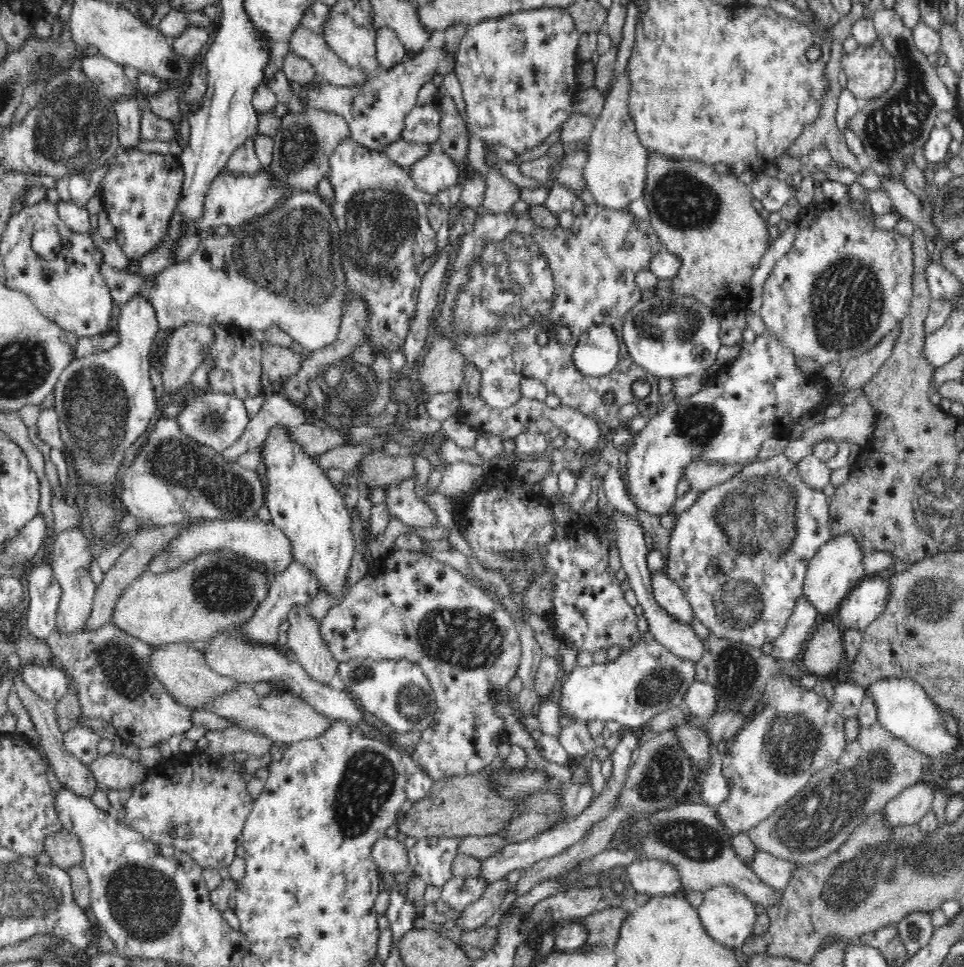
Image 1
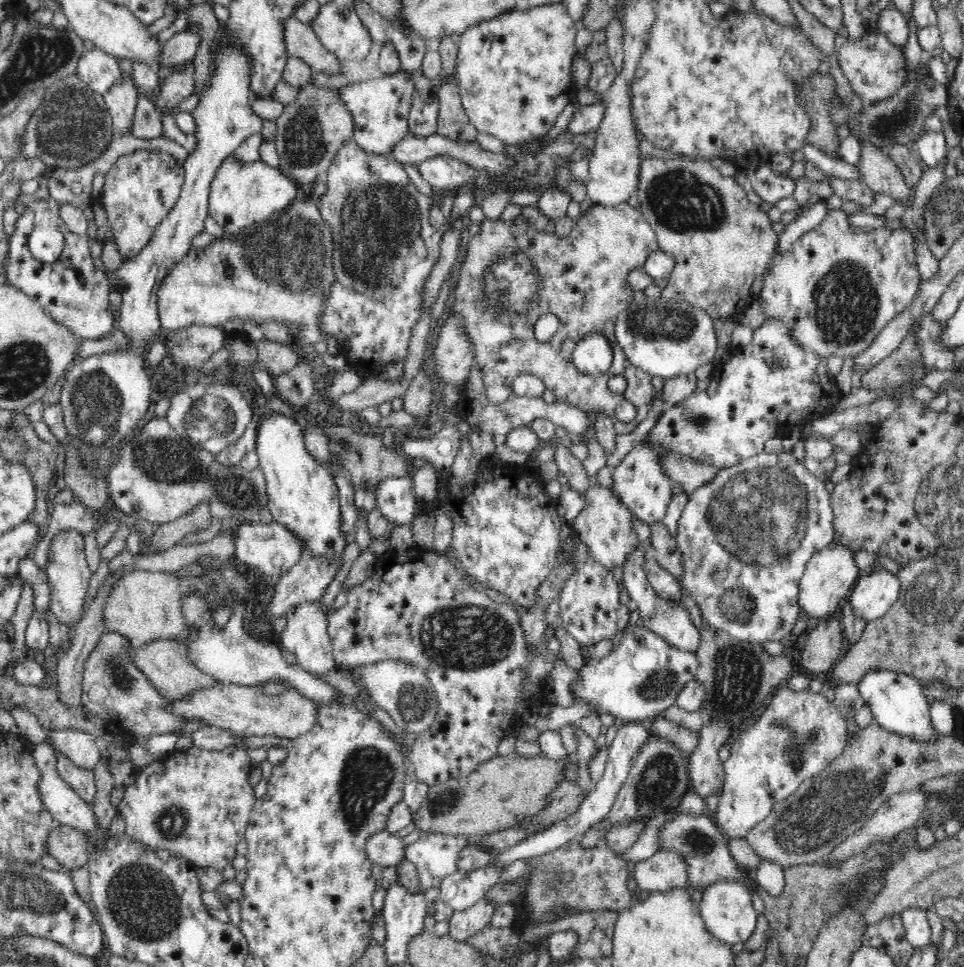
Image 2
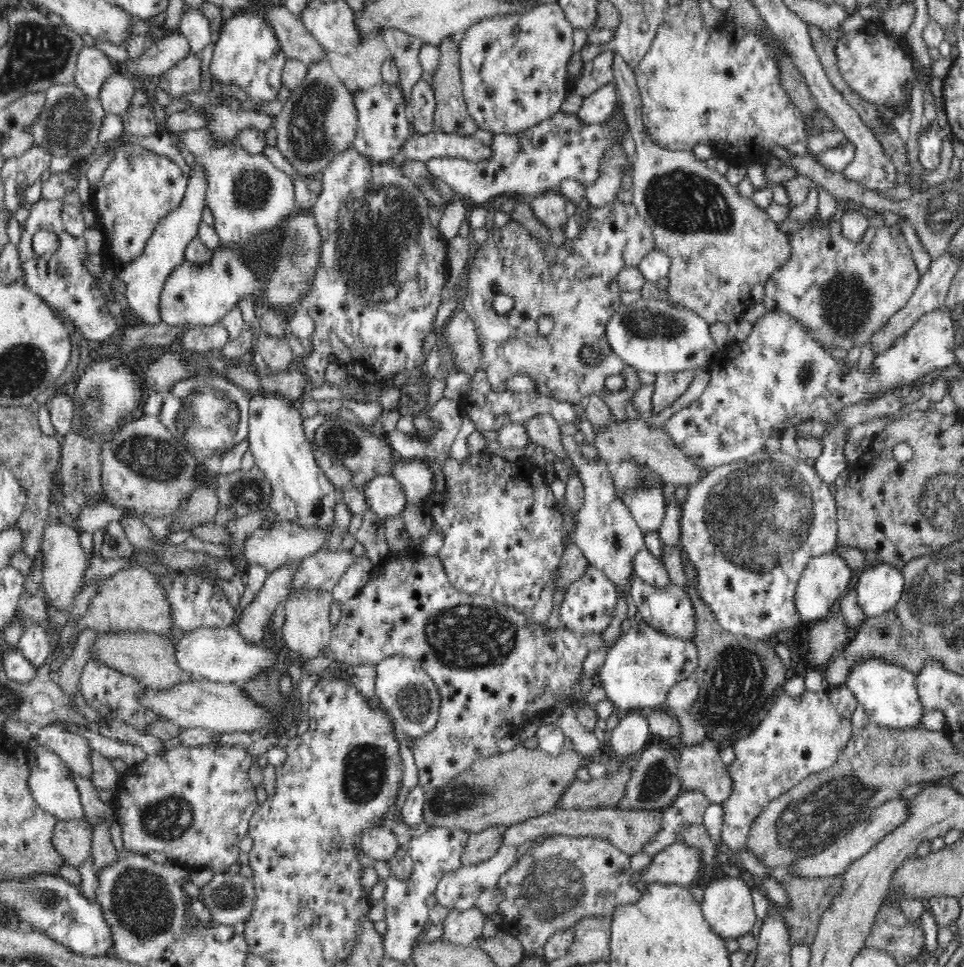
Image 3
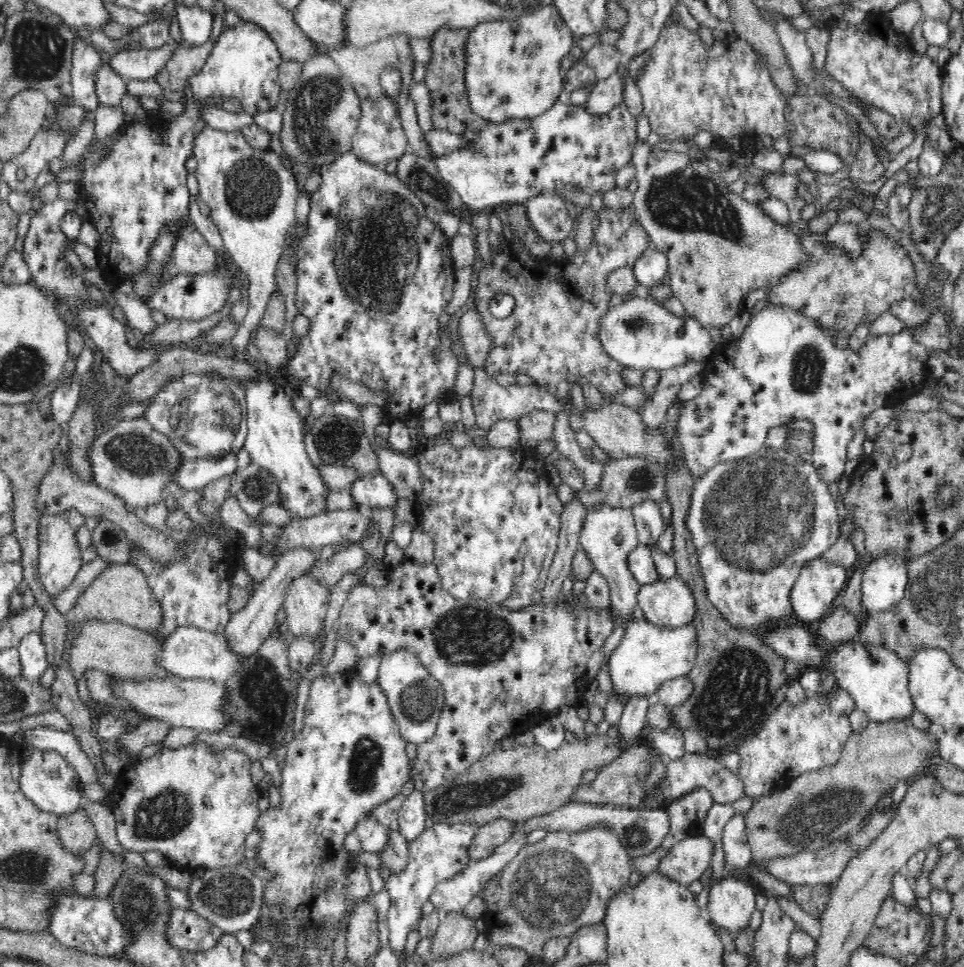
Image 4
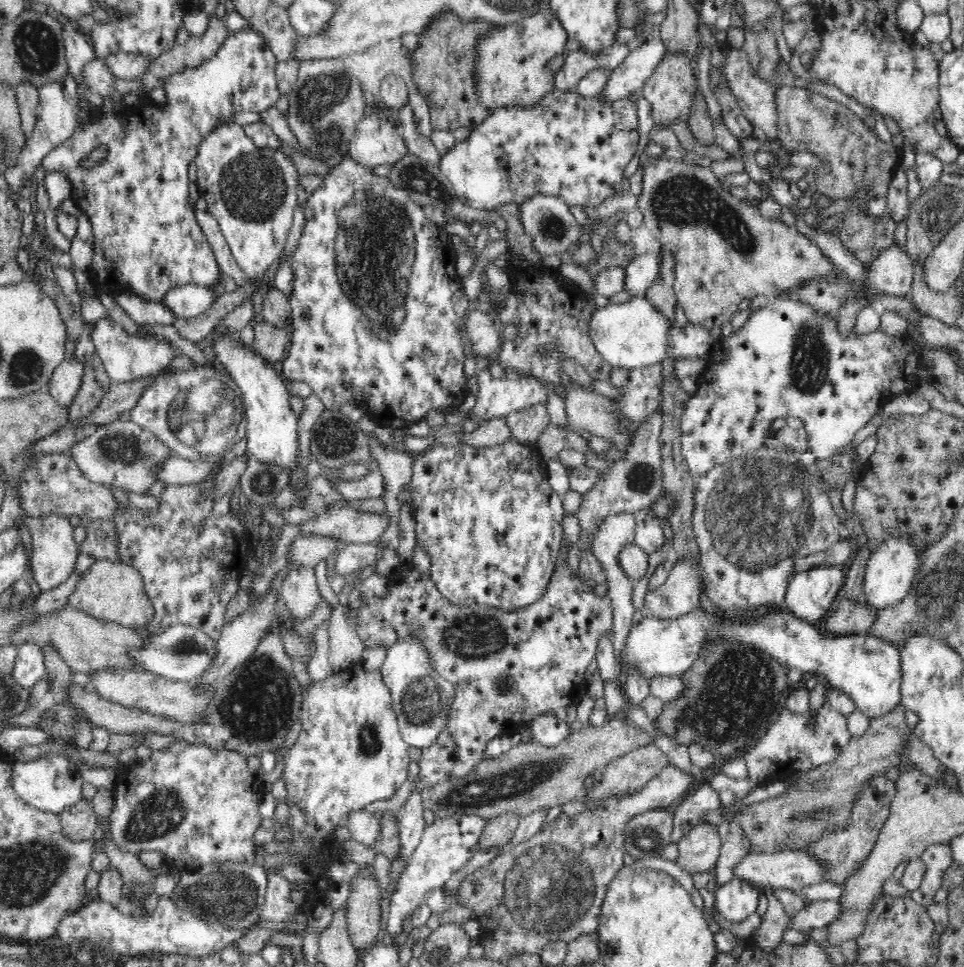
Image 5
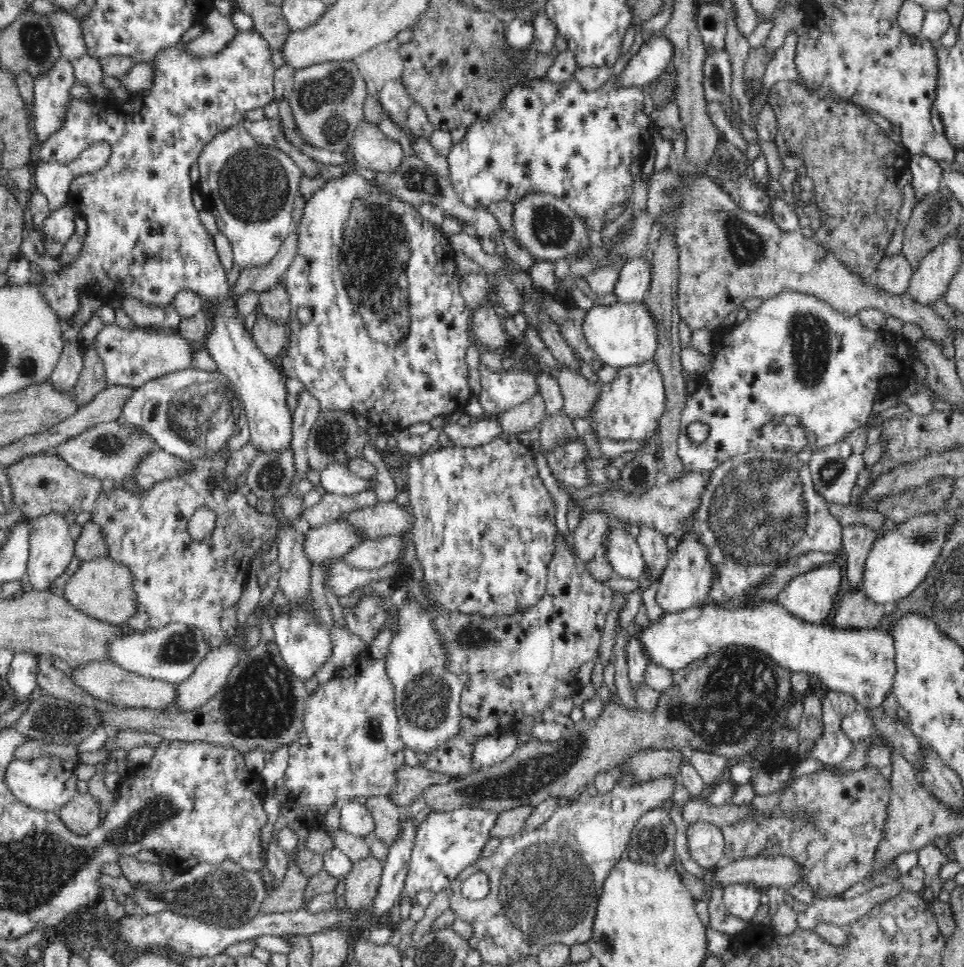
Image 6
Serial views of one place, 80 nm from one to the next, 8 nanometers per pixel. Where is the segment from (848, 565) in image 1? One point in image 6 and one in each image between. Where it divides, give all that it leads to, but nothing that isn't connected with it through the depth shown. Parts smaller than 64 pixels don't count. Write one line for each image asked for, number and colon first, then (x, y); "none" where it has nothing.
2: (829, 576)
3: (827, 577)
4: (819, 583)
5: (809, 594)
6: (810, 596)

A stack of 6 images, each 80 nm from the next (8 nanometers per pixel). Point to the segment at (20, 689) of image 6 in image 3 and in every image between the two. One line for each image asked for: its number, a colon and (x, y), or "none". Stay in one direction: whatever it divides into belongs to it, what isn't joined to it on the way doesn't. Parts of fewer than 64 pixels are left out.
3: (35, 645)
4: (32, 652)
5: (29, 667)

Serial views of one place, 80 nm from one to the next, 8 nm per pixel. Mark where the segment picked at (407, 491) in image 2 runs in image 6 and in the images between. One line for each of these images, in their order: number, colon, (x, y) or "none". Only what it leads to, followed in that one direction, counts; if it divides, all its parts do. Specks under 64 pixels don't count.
3: (385, 497)
4: (373, 490)
5: (370, 486)
6: (337, 478)

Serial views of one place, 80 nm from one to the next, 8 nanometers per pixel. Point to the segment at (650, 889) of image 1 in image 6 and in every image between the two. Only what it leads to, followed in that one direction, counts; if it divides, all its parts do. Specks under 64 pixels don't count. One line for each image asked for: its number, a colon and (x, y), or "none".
2: (664, 871)
3: (678, 864)
4: (686, 862)
5: (699, 851)
6: (706, 846)

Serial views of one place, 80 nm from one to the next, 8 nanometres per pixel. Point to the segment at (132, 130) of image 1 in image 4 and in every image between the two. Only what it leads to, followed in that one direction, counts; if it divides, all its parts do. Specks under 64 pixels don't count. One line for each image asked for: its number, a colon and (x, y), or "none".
2: (121, 99)
3: (116, 93)
4: (110, 87)

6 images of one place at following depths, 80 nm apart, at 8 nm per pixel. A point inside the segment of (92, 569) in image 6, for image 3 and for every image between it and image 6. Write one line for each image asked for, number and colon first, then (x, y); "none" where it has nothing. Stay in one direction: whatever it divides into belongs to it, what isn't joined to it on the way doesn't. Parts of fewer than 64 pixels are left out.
3: (130, 600)
4: (121, 593)
5: (110, 590)

